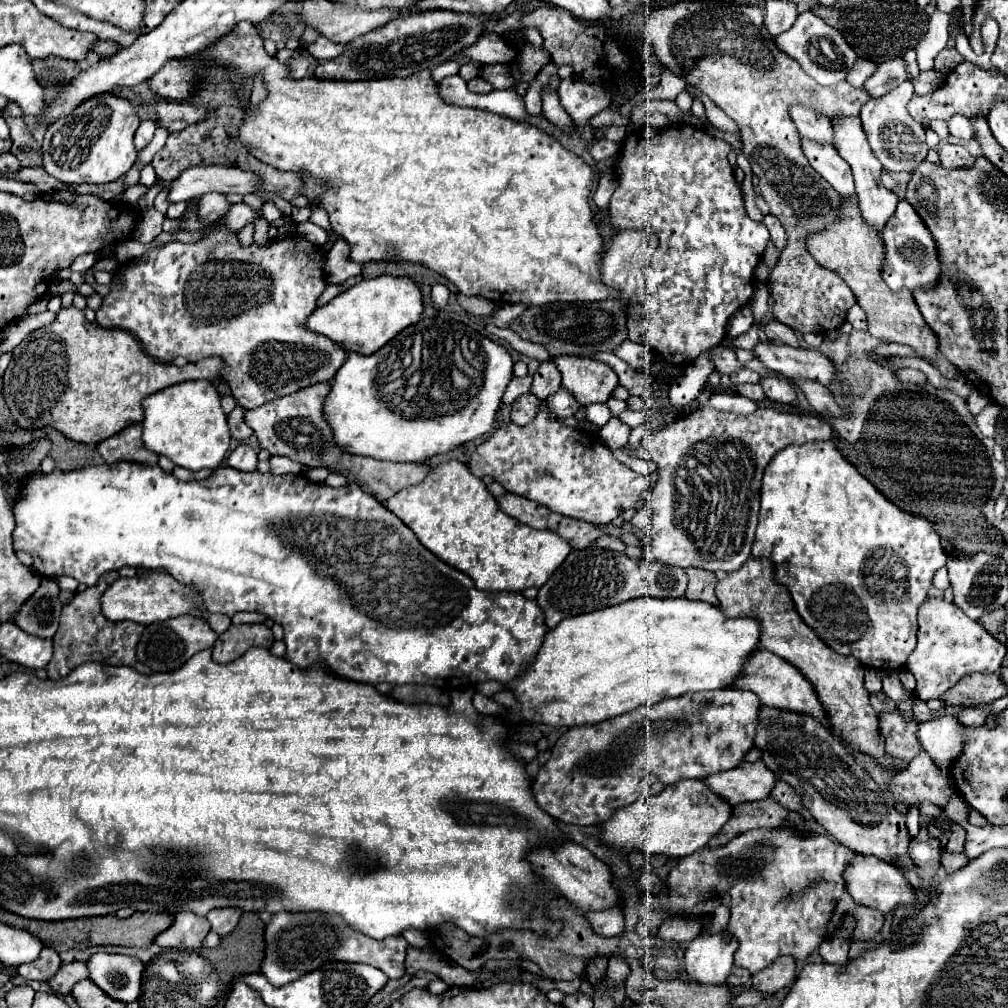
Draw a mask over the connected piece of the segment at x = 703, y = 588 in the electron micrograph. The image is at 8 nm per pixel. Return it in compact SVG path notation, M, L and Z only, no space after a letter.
M686 569L688 575L688 589L686 589L686 597L688 599L700 599L700 601L708 601L708 603L718 603L714 587L716 587L716 575L712 571L706 569Z

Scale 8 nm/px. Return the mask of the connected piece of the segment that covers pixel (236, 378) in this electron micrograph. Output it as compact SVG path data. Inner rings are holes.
M196 199L188 201L180 221L186 231L204 231L202 239L196 243L170 241L158 249L150 249L140 259L128 261L124 265L124 287L112 289L102 299L96 311L96 323L104 329L128 329L142 341L146 353L164 363L170 363L178 355L188 361L200 361L212 355L222 357L226 363L224 379L238 405L244 409L256 409L276 397L286 397L304 387L332 381L346 361L348 351L306 327L308 317L318 307L318 297L328 287L326 251L294 233L286 239L244 247L238 235L222 221L216 221L214 229L204 225L200 219L200 201Z

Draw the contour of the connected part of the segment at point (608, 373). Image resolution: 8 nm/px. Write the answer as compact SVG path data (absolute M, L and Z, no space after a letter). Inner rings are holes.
M564 355L556 357L554 365L562 373L562 387L584 407L606 403L618 383L616 373L606 363L590 357Z

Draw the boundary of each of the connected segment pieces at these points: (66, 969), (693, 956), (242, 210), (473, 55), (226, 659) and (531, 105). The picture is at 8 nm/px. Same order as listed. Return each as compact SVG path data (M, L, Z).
M72 961L68 965L62 965L60 971L48 981L48 985L52 987L54 993L60 991L60 995L68 995L72 991L72 987L82 979L88 979L86 961Z
M724 933L696 937L684 955L688 979L700 985L726 985L734 967L734 951L736 941Z
M236 203L236 205L232 205L232 209L222 217L224 219L224 223L226 225L230 225L230 227L234 227L234 231L238 233L244 225L248 225L248 223L252 223L254 221L254 211L246 205L246 203Z
M496 33L482 35L472 47L464 49L464 53L468 59L474 59L482 65L484 63L486 65L490 65L490 63L514 63L514 59L516 59L516 51L510 49L504 43L504 39Z
M232 625L222 635L218 635L212 657L216 663L230 663L246 649L254 645L270 647L272 641L272 631L266 625Z
M530 83L530 89L526 91L524 101L526 101L526 111L530 115L540 115L542 113L542 99L534 97L534 83Z

